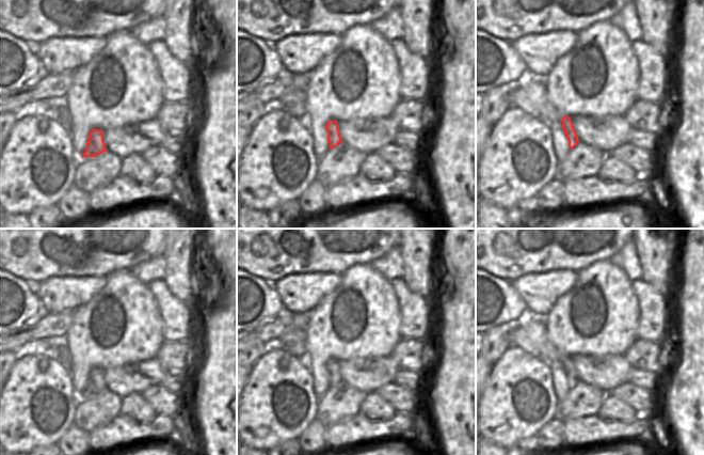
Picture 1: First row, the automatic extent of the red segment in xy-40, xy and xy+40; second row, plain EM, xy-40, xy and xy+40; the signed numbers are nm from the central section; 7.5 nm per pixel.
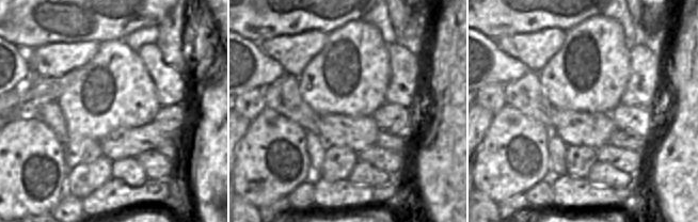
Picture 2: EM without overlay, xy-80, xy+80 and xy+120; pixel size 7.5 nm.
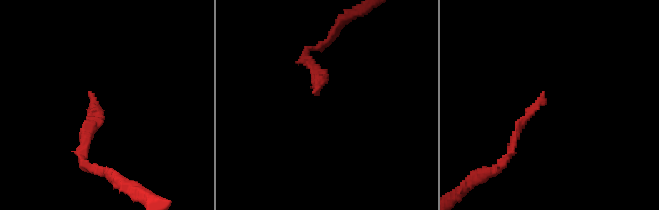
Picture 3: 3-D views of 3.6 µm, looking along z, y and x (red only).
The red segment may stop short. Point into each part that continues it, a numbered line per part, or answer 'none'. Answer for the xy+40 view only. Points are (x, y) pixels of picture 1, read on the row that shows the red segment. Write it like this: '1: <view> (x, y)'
1: xy+40 (531, 95)

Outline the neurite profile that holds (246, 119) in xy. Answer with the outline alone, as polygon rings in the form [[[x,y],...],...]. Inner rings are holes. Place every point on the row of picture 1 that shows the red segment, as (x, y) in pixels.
[[[256,104],[247,110],[237,113],[237,127],[252,129],[253,126],[266,114],[270,107]]]

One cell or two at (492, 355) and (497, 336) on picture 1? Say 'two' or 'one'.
one

